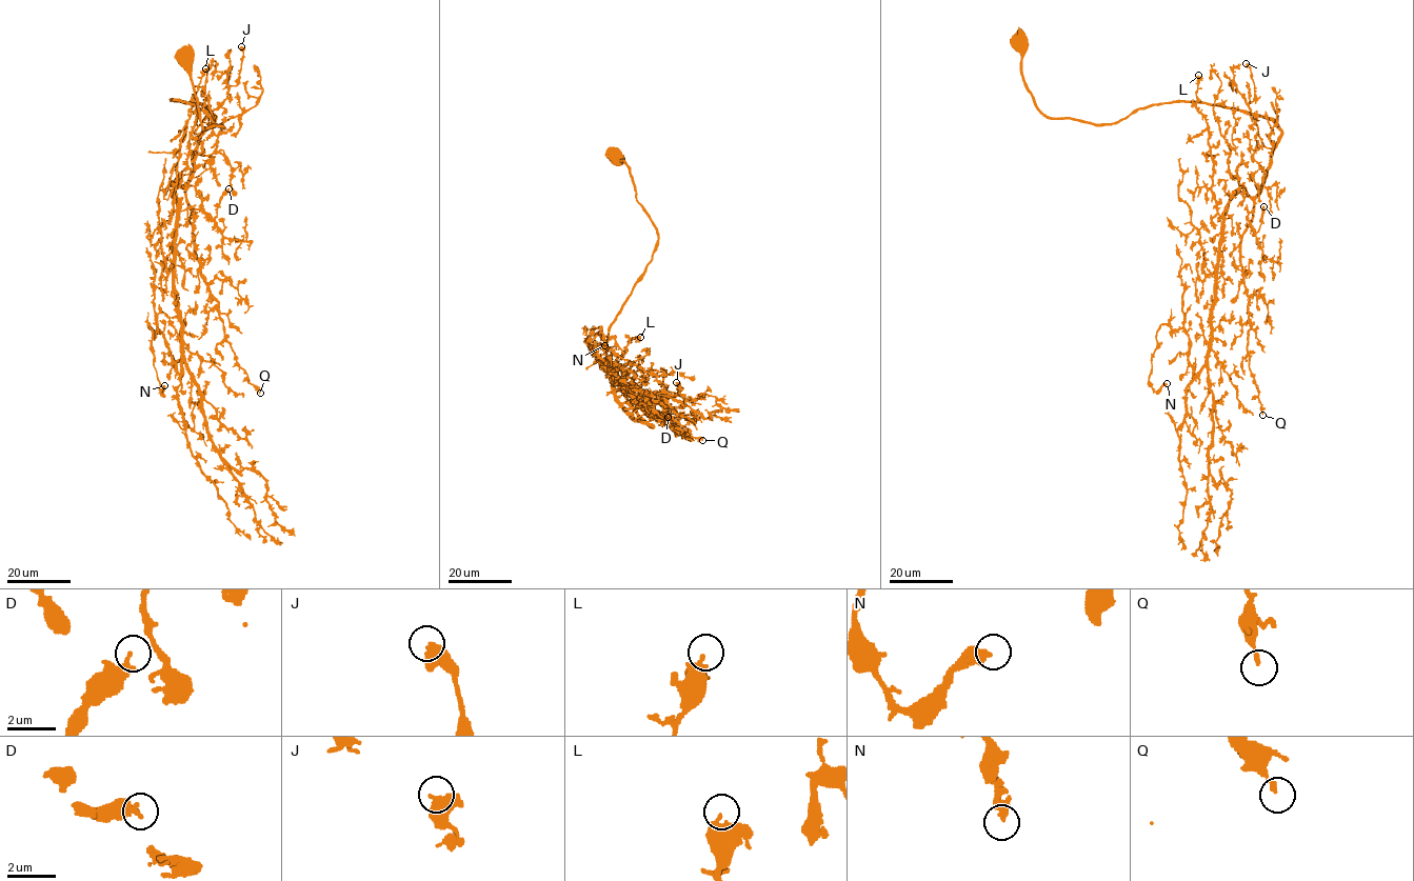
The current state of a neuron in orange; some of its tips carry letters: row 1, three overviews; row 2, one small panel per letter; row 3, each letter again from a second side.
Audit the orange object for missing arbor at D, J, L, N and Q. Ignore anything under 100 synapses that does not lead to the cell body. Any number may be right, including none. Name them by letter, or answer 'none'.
none

